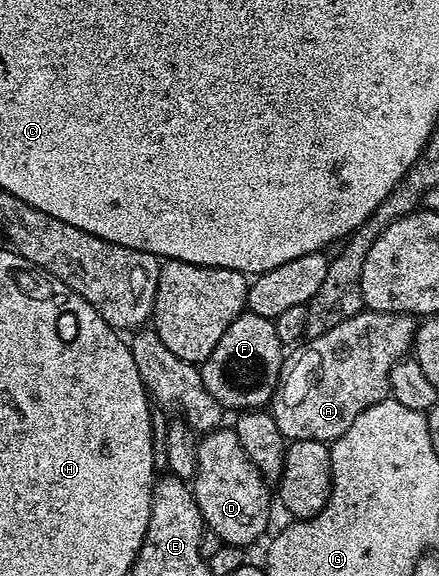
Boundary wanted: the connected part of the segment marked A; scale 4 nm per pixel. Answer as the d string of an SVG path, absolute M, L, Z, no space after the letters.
M362 309L358 315L351 317L347 321L343 321L339 325L335 325L335 329L323 333L318 339L309 339L307 343L309 348L294 361L293 368L290 371L288 368L287 374L284 376L283 382L279 387L279 397L274 398L271 403L271 414L274 417L275 425L278 426L279 433L284 435L286 440L289 441L306 439L307 441L319 441L320 443L328 444L332 444L334 439L343 437L343 433L347 433L347 429L351 429L351 421L355 421L355 417L359 417L359 413L363 413L371 405L380 403L382 399L389 395L389 374L391 373L391 369L399 360L406 358L410 354L411 348L415 343L417 328L418 324L412 315L396 315L395 313L387 313L386 311Z

